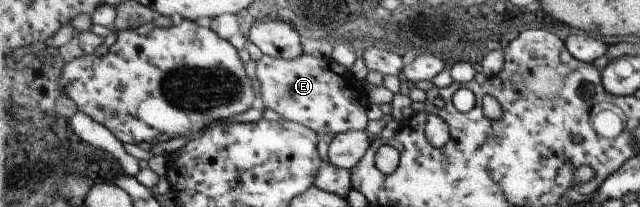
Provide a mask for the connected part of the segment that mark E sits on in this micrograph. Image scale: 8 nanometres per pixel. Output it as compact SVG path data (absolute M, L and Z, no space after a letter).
M303 54L298 58L273 58L263 55L256 62L262 106L278 112L282 118L312 128L318 134L339 135L348 131L367 131L369 94L365 82L351 69L330 57Z

